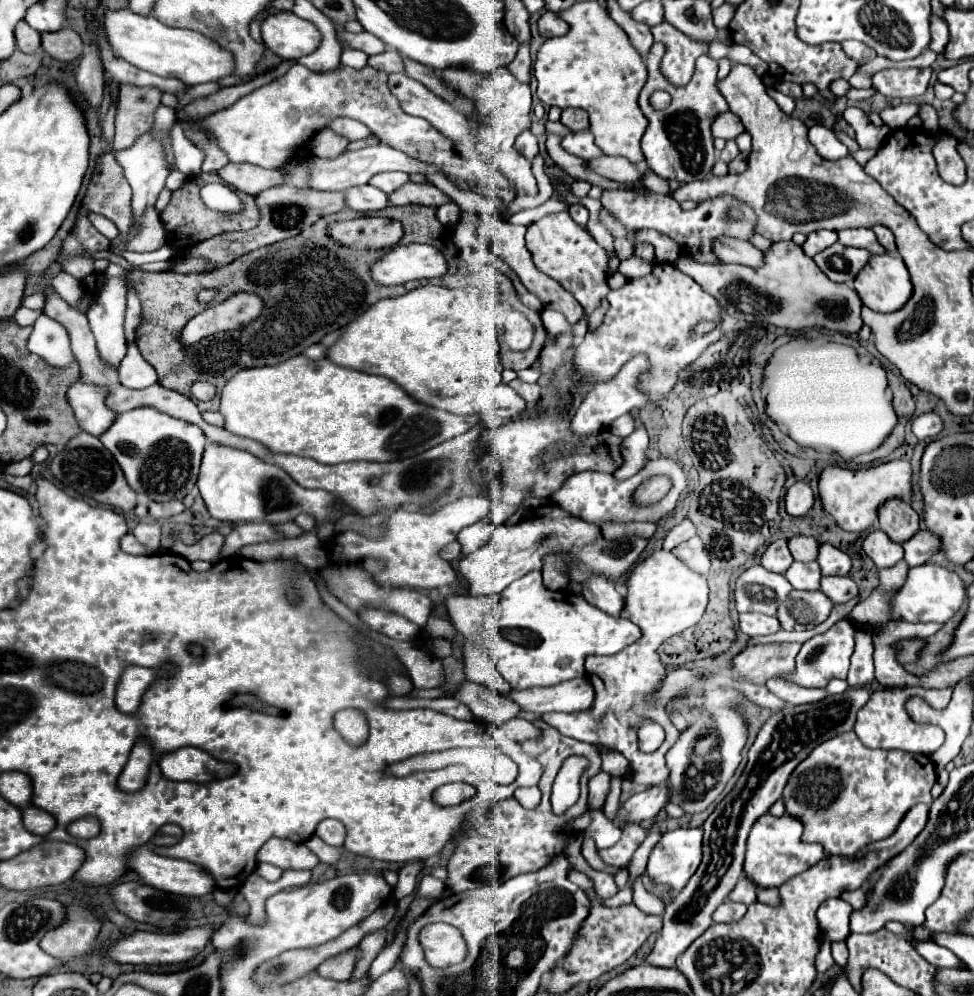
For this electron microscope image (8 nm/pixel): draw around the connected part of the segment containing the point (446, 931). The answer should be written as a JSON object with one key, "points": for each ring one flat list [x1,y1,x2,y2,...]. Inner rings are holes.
{"points":[[428,924,420,932,420,944,426,954,426,962,432,968,446,968,460,964,466,956,466,942,460,932,450,924]]}

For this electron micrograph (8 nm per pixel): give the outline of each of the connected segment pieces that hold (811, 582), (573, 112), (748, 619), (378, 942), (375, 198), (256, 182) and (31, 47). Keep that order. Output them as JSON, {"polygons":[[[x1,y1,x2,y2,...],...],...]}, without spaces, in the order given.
{"polygons":[[[794,562,788,572,784,572,784,578,792,584,796,590,818,590,820,588,820,566,816,562]],[[566,108,566,110,562,110,560,122,566,128,570,128,572,132,582,132,588,128,588,114,580,108]],[[748,612,748,614,740,614,738,628,740,628,740,632,744,632,744,634,748,634,752,638,752,636,764,636,764,634,778,632,780,622,774,616]],[[376,930,376,932,370,932,368,936,364,936,364,940,360,942,360,960,356,964,356,970,352,974,352,978,360,978,372,964,372,960,378,956,378,952,385,946,386,942,386,930]],[[370,184,350,188,346,190,344,196,346,196,346,206,358,212,374,212,388,206,388,196]],[[226,164,218,176,226,180,236,192,244,192,256,196,258,192,282,184,282,174,278,170,264,170,254,164]],[[24,20,16,24,14,36,16,36,16,46,26,54,34,54,40,48,40,34,34,28,30,28]]]}

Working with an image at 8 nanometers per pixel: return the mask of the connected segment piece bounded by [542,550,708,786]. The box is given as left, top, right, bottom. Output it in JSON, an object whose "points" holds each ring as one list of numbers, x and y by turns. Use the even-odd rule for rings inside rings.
{"points":[[656,550,652,556,636,564,626,580,624,614,630,622,640,626,642,638,636,644,612,656,588,656,586,672,596,690,596,700,588,712,576,712,576,714,552,712,552,714,544,714,542,720,554,726,556,730,560,730,564,736,570,736,594,746,598,744,608,746,620,752,630,762,626,780,642,784,642,786,662,784,668,778,664,754,676,742,680,732,670,722,666,708,652,708,648,704,640,704,636,696,648,696,648,692,656,692,656,688,664,684,666,666,658,658,658,652,656,652,658,646,664,640,672,638,674,634,694,626,702,618,706,602,708,602,706,578,688,570,686,564,680,562,672,552],[642,718,652,718,666,730,664,744,652,754,642,754,636,746,636,732]]}

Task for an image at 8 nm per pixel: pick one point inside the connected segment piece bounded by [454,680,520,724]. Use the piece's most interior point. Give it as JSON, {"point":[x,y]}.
{"point":[483,702]}

